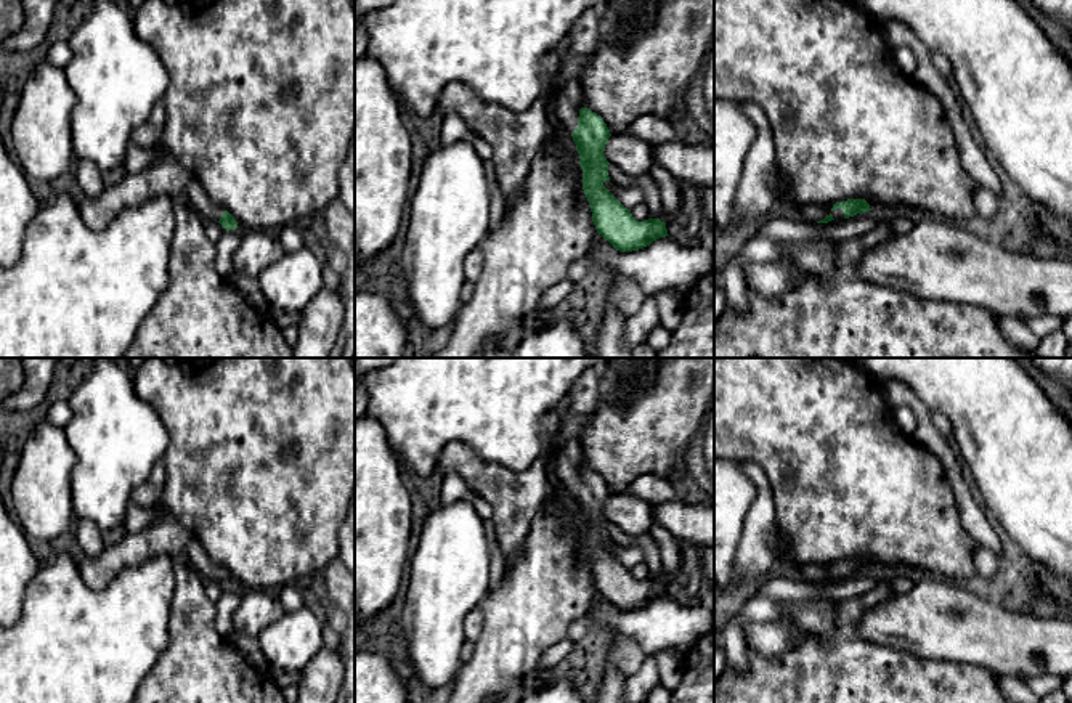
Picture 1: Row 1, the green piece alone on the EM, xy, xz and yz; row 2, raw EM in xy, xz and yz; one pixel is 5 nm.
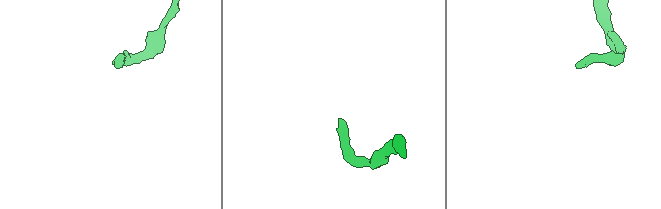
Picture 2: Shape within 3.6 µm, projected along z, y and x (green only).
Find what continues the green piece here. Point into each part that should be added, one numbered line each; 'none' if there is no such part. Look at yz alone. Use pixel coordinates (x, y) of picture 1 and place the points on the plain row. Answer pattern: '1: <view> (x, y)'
1: yz (811, 572)

